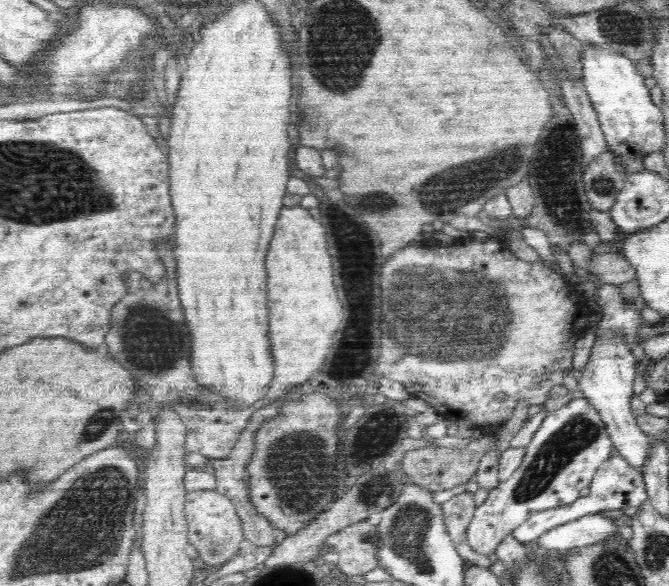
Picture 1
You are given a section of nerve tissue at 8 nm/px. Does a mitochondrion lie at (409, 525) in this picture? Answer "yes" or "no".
yes

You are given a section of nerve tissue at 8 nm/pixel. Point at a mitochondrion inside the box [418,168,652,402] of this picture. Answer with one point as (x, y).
(599, 185)

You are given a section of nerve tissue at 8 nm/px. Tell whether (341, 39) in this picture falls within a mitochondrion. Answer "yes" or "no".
yes

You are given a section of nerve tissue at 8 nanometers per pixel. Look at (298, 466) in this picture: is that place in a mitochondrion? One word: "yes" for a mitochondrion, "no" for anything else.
yes

